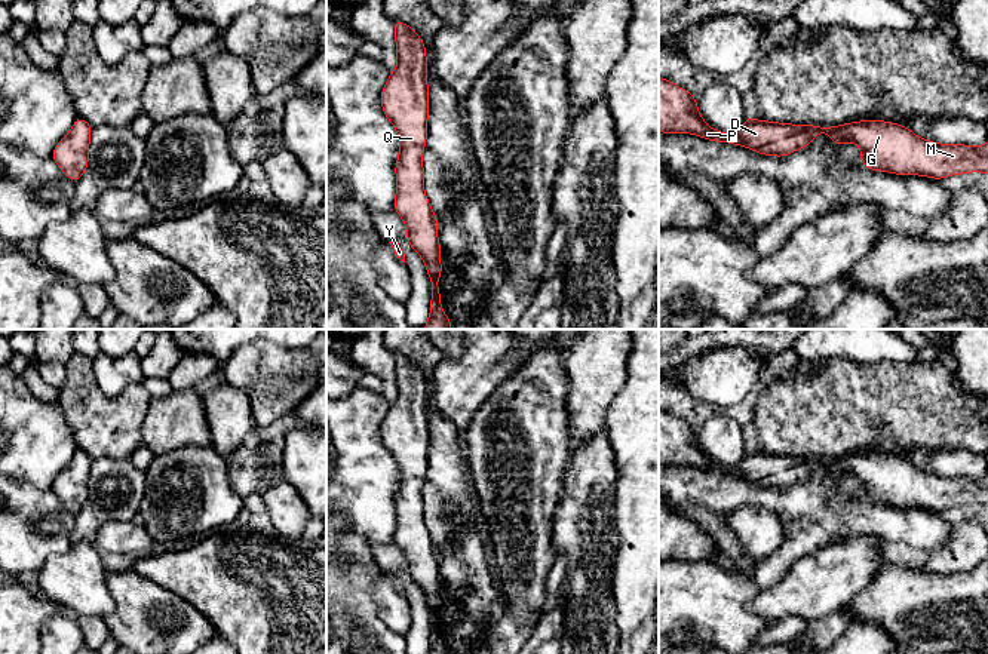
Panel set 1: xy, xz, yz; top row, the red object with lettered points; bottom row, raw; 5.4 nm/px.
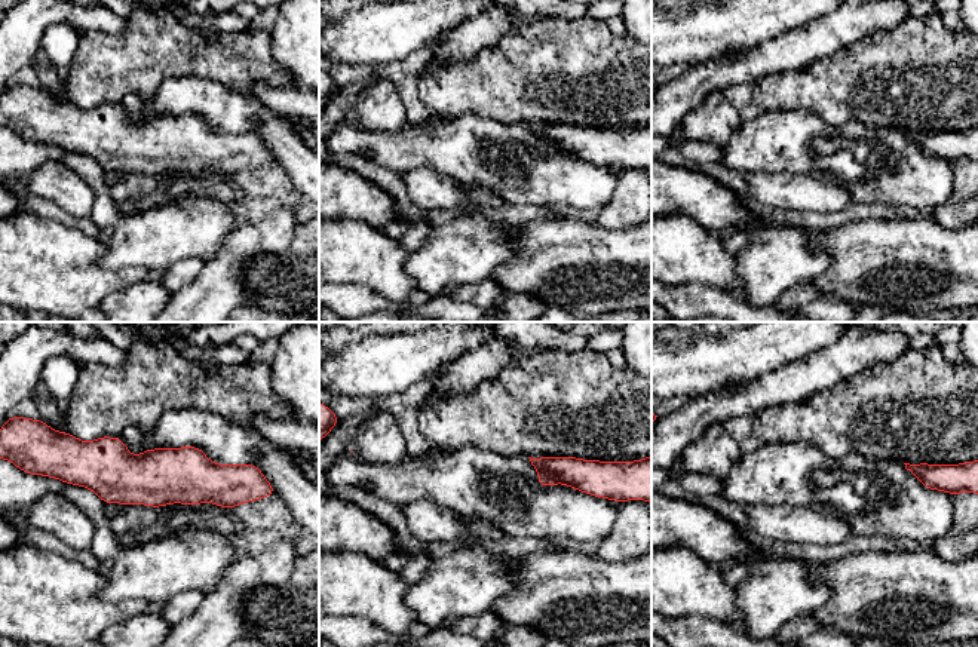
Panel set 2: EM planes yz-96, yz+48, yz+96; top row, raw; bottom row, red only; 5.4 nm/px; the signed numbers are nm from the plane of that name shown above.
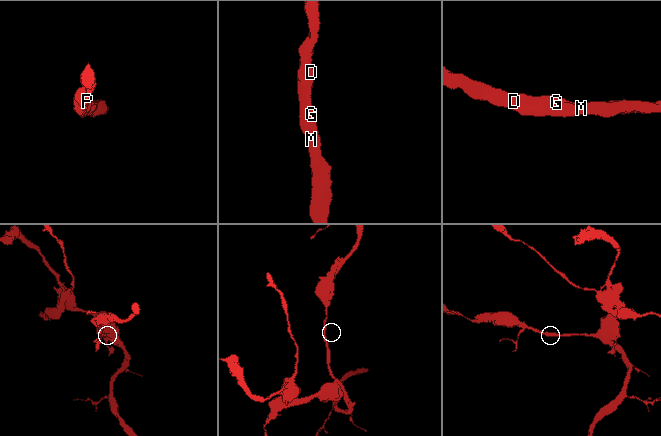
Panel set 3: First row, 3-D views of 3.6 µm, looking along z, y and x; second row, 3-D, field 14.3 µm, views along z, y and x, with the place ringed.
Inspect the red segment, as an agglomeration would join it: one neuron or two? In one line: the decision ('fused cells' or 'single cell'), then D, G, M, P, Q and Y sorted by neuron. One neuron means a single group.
single cell; D G M P Q Y

